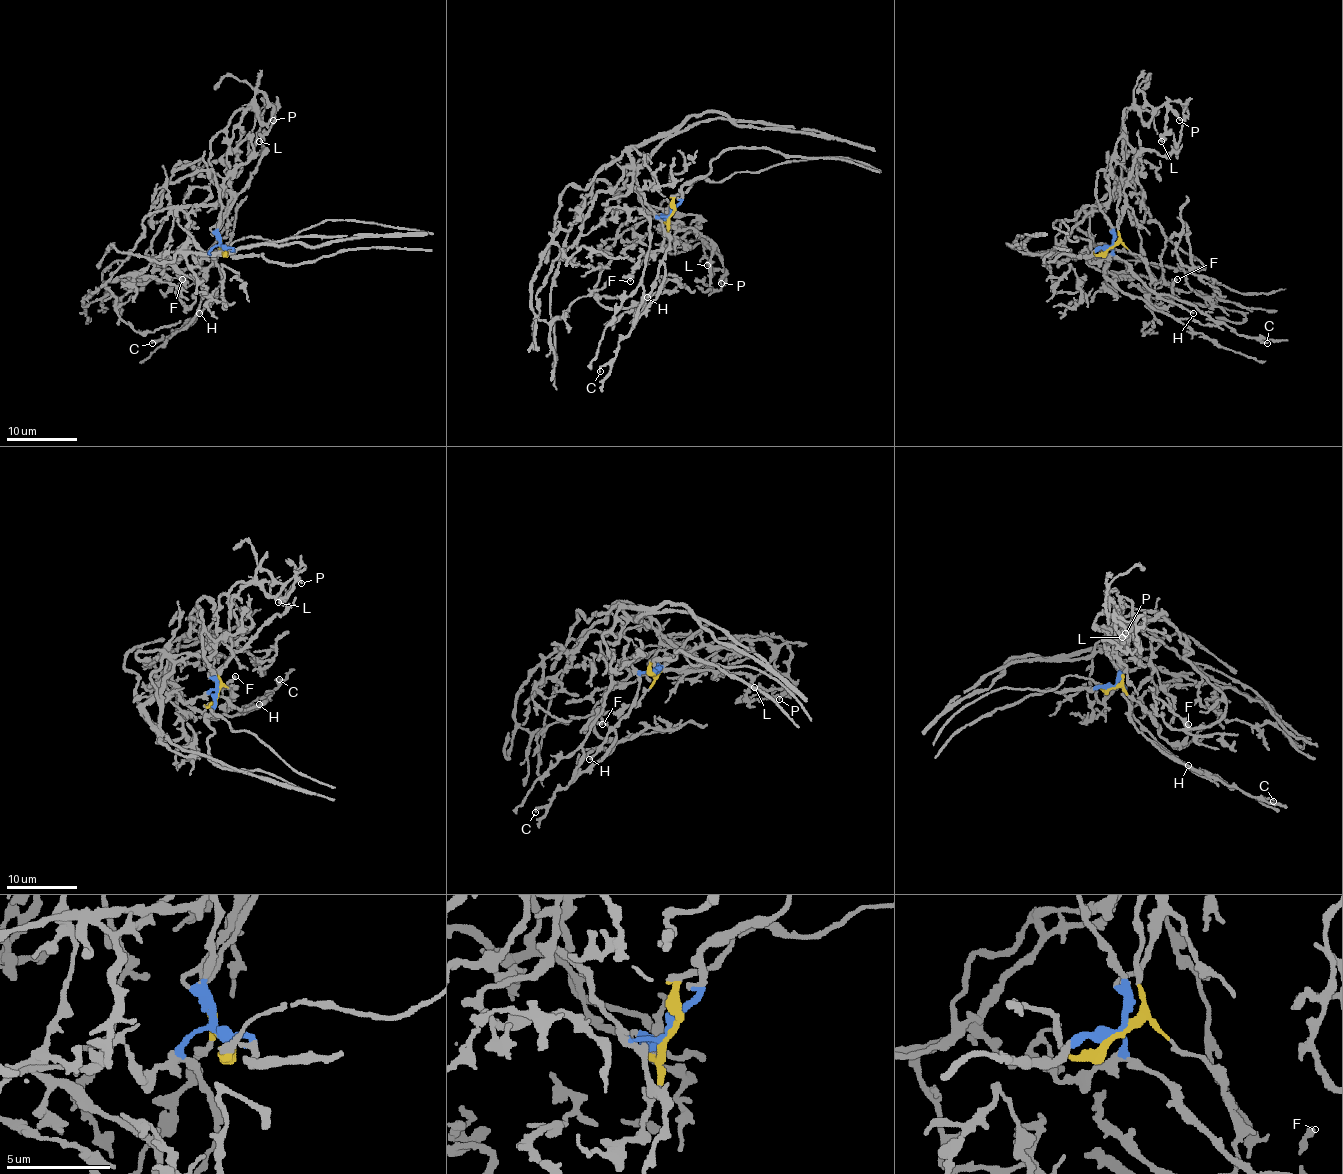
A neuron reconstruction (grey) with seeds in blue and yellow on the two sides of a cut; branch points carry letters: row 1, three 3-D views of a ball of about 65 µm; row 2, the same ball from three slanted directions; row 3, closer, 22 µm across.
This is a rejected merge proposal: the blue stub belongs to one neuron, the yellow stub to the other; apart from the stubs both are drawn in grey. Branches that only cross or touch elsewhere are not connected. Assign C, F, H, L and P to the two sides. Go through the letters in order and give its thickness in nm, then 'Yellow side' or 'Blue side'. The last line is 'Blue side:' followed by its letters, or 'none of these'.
C: Thickness 170 nm. Blue side
F: Thickness 260 nm. Yellow side
H: Thickness 200 nm. Blue side
L: Thickness 240 nm. Yellow side
P: Thickness 200 nm. Yellow side
Blue side: C, H

